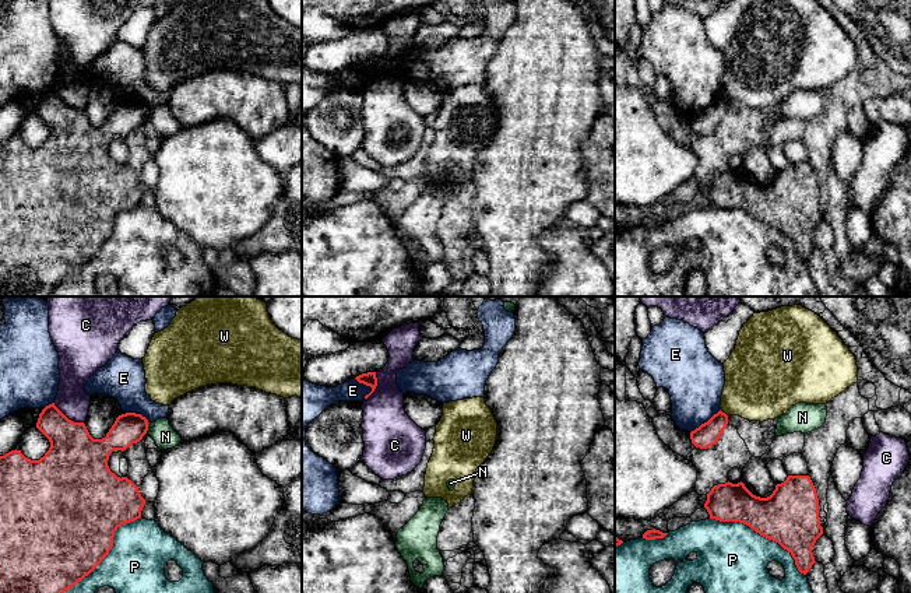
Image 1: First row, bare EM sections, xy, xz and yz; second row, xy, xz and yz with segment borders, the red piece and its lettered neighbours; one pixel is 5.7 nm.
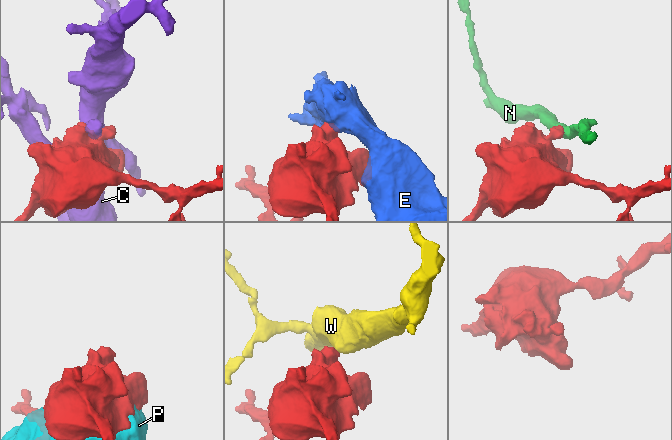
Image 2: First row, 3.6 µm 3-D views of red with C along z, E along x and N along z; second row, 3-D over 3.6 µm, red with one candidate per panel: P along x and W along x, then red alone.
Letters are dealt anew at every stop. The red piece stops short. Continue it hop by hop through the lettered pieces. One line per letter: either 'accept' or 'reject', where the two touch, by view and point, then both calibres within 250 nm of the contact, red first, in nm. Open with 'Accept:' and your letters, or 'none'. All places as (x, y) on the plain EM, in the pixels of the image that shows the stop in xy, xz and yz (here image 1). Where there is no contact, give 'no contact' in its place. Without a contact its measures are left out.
Accept: none
C: reject; contact xy (67, 105); calibres 320 and 180 nm
E: reject; contact yz (704, 109); calibres 140 and 340 nm
N: reject; contact xy (147, 115); calibres 180 and 140 nm
P: reject; contact xy (101, 248); calibres 500 and 340 nm
W: reject; contact yz (724, 99); calibres 140 and 380 nm

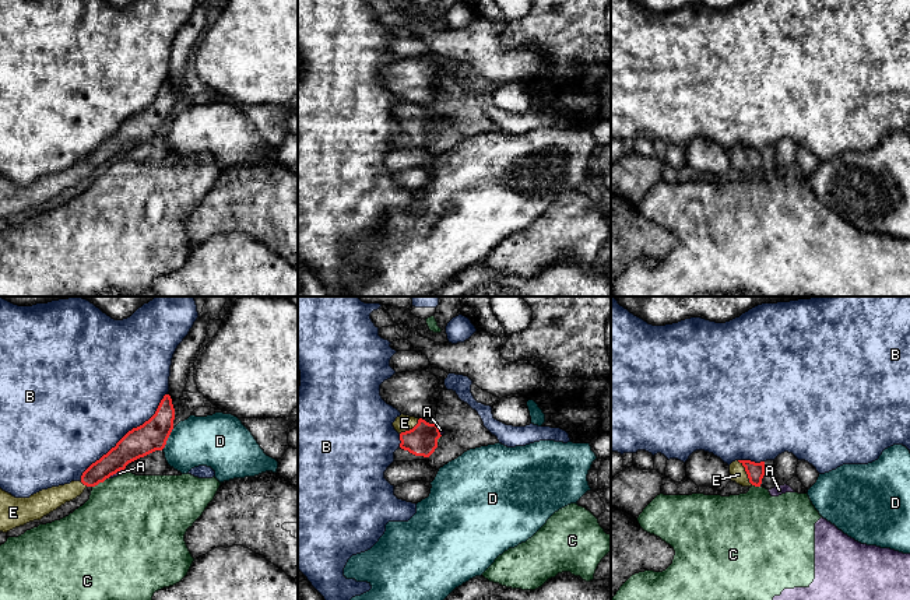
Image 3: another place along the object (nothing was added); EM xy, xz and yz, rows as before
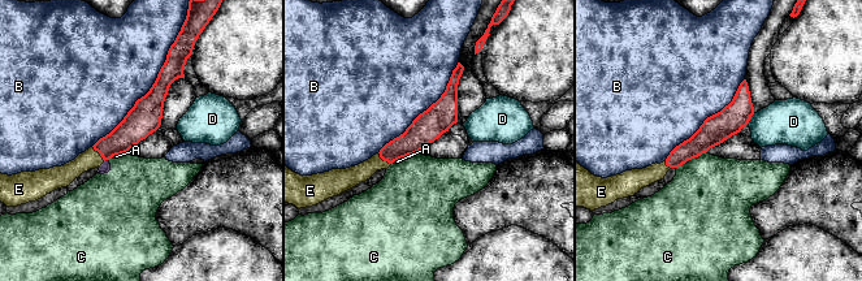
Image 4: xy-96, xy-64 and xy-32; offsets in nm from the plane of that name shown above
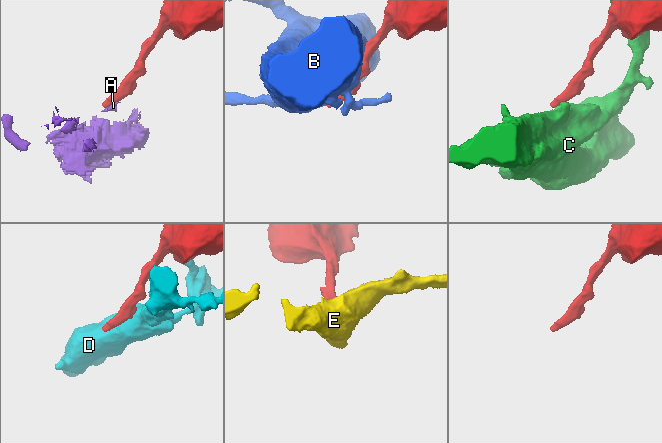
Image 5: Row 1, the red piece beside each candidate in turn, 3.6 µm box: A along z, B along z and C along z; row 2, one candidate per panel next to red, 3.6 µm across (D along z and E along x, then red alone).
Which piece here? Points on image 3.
Accept: E
A: reject; contact xy (113, 160); calibres 170 and 30 nm
B: reject; contact xy (125, 122); calibres 170 and 500 nm
C: reject; contact xy (98, 169); calibres 140 and 480 nm
D: reject; contact xy (167, 126); calibres 170 and 300 nm
E: accept; contact yz (747, 160); calibres 100 and 90 nm

